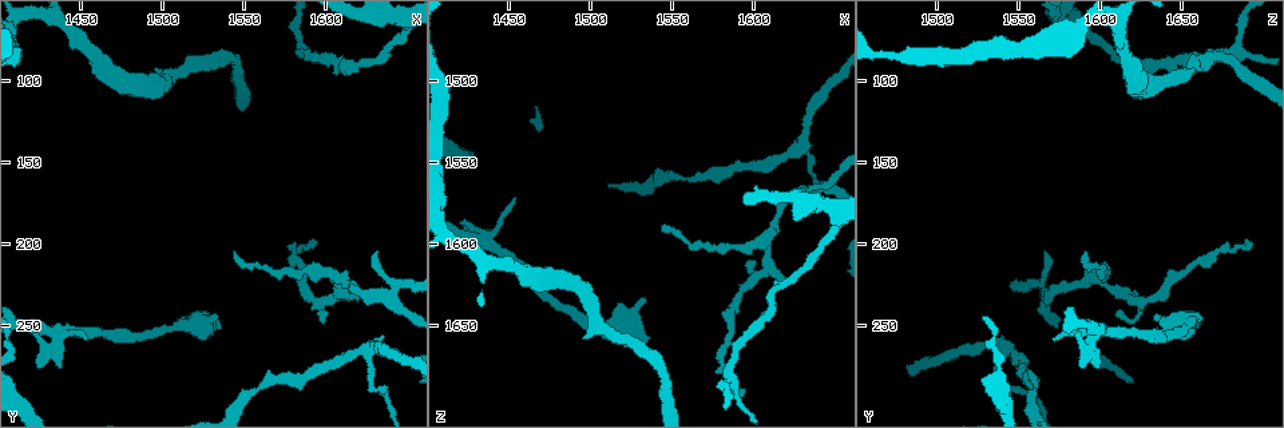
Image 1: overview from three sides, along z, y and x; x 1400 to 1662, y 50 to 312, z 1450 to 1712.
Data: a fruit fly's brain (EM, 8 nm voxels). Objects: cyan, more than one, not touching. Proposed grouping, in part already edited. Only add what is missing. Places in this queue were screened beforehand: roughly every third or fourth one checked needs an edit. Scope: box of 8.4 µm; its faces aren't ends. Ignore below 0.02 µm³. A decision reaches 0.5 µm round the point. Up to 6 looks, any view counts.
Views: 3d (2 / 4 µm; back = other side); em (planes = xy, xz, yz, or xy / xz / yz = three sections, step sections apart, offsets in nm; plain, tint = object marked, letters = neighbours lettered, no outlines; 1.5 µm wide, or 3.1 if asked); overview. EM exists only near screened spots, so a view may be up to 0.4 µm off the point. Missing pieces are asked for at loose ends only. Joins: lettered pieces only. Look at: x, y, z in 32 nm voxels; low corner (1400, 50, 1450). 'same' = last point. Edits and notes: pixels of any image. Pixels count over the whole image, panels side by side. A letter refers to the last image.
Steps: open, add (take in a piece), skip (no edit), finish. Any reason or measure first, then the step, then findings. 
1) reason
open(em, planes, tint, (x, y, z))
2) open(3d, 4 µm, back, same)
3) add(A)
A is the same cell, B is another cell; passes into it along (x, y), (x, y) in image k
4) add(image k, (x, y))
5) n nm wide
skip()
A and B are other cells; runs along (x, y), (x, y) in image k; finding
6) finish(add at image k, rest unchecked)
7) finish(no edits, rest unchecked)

free end
open(em, planes, letters, (1600, 246, 1608))

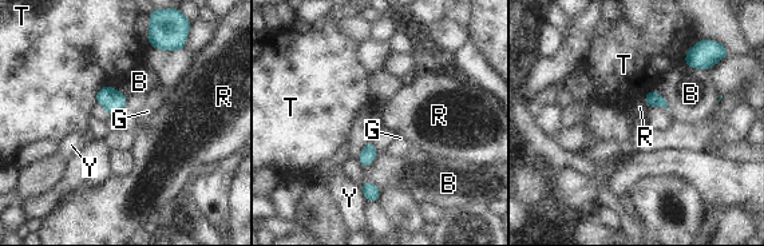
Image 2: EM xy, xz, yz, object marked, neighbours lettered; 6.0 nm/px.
skip()
B, G, R, T and Y are other cells; border along (644, 98), (648, 107) in image 2; none of them fits

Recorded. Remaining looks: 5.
long arm stops here
open(em, planes, plain, (1594, 198, 1688))

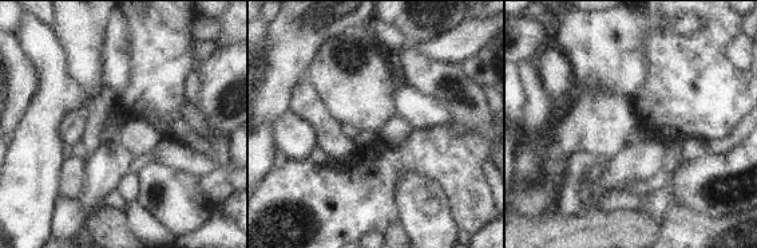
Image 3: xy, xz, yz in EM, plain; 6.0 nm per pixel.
what lies round it
open(em, planes, letters, same)

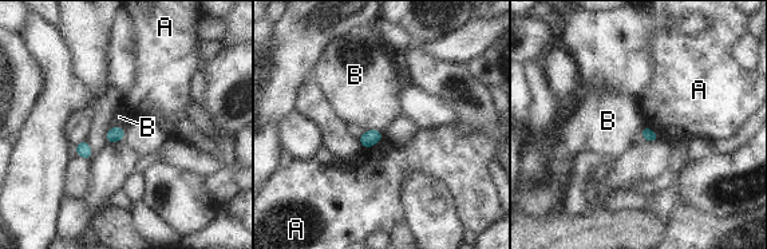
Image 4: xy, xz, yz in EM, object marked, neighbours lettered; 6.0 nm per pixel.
skip()
A and B are other cells; border along (125, 129), (113, 126), (107, 130) in image 4; none of them fits

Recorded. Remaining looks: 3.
an open end
open(3d, 4 µm, (1420, 256, 1586))

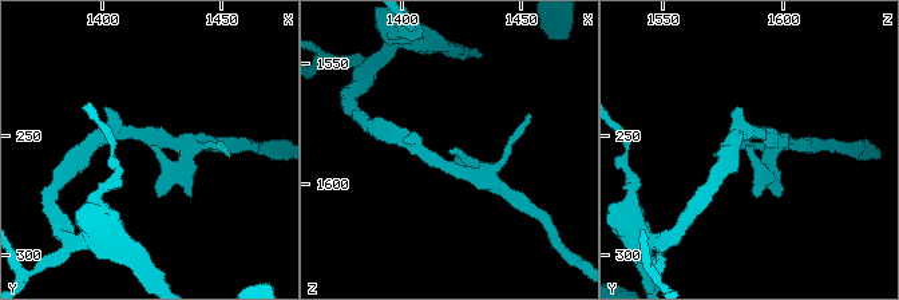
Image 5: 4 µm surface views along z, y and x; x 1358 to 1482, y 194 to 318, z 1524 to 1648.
need the tissue
open(em, planes, letters, (1421, 255, 1586))

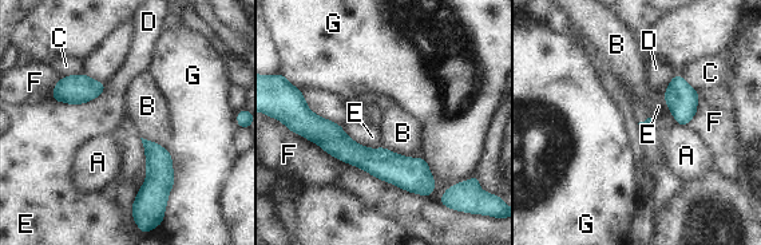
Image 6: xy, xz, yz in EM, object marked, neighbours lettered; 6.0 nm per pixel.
skip()
A, B, C, D, E, F and G are other cells; runs along (308, 114), (344, 149), (431, 182) in image 6; no lettered piece goes on from it

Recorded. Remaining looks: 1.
finish(no edits, rest unchecked)

